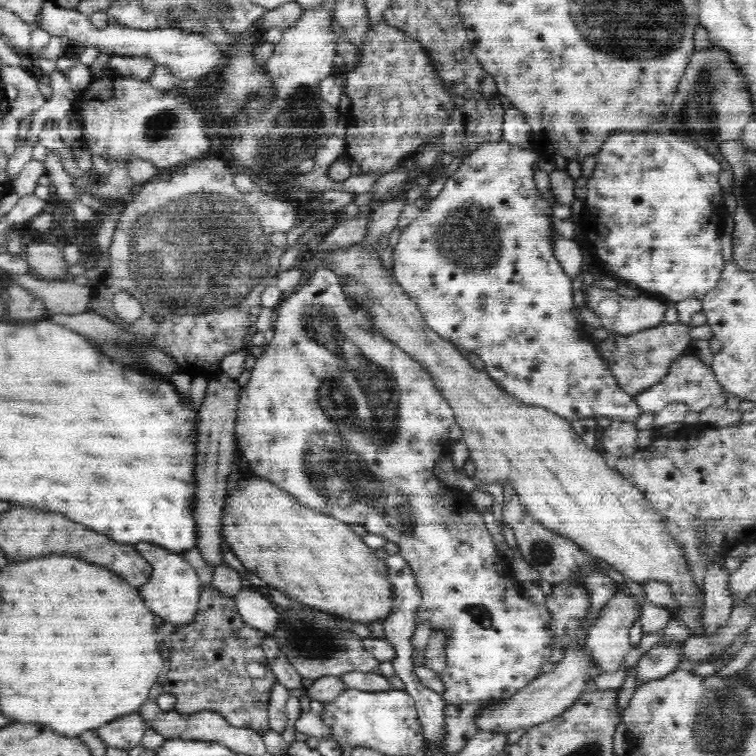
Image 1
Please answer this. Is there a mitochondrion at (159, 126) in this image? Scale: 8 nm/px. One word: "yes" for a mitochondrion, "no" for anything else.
yes

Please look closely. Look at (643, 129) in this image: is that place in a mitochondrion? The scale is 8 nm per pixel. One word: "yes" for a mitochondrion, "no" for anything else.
no

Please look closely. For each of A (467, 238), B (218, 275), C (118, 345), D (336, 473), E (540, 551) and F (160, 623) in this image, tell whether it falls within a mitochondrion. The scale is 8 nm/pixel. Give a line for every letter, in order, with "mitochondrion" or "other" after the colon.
A: mitochondrion
B: mitochondrion
C: mitochondrion
D: mitochondrion
E: mitochondrion
F: other

